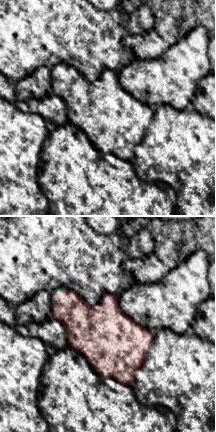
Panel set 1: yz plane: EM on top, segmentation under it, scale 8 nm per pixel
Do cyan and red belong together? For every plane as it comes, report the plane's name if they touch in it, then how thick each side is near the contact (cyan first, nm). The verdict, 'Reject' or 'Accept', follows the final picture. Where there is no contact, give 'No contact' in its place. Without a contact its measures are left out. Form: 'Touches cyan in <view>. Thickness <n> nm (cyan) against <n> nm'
Touches cyan in yz. Thickness 40 nm (cyan) against 260 nm

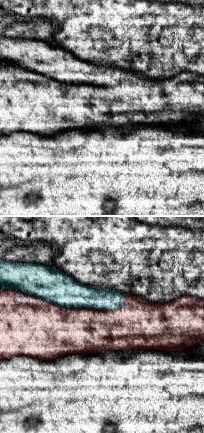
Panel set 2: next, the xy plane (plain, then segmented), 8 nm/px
Touches cyan in xy. Thickness 260 nm (cyan) against 400 nm

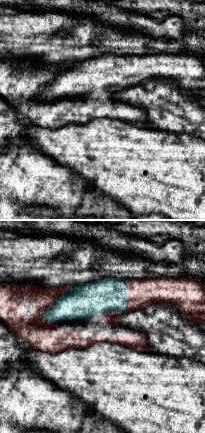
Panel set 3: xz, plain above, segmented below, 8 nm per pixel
Touches cyan in xz. Thickness 260 nm (cyan) against 220 nm

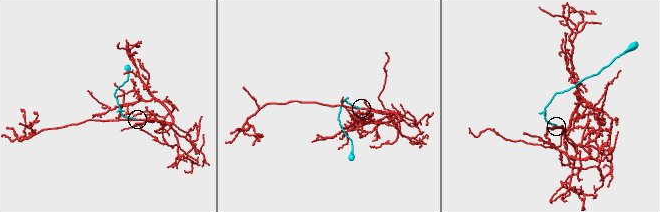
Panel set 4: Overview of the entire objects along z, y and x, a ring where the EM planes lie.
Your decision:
Accept

